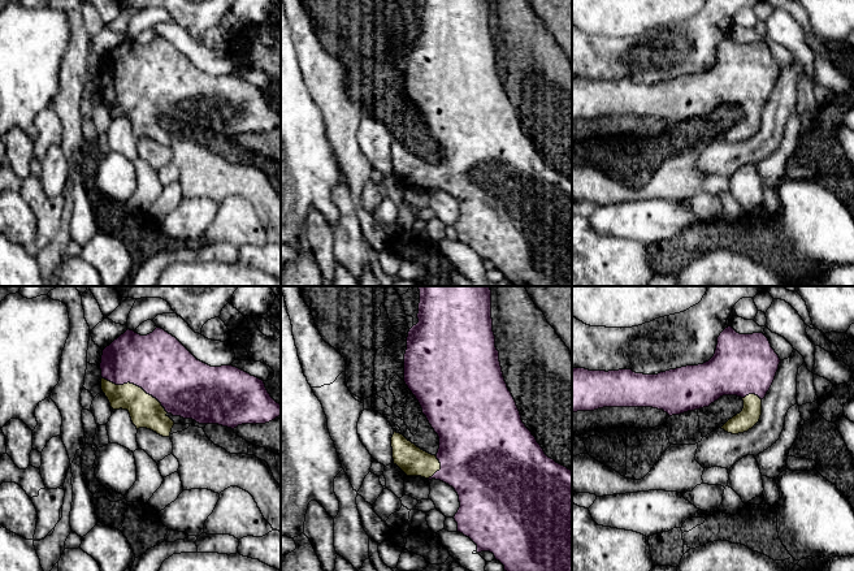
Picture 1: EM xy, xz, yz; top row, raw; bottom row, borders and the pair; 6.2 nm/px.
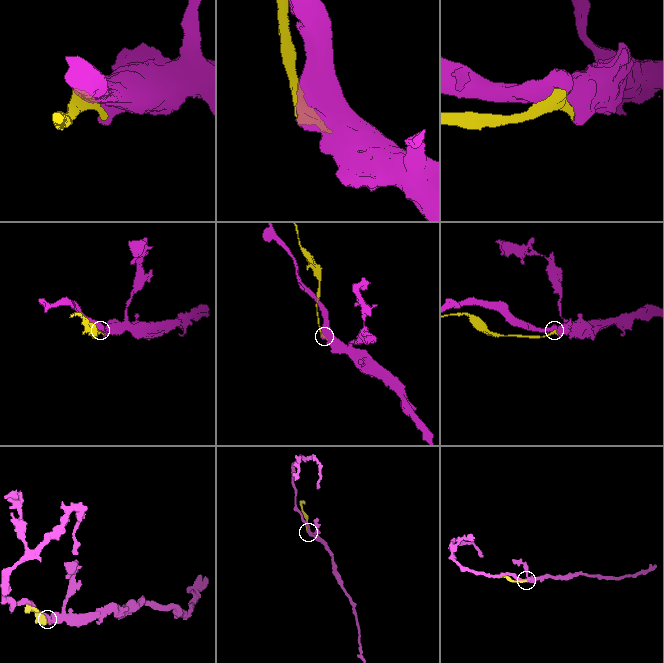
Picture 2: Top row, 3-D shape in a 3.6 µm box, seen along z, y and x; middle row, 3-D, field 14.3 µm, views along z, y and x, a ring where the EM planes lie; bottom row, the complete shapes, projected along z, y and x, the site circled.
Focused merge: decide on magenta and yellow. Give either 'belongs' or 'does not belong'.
belongs

